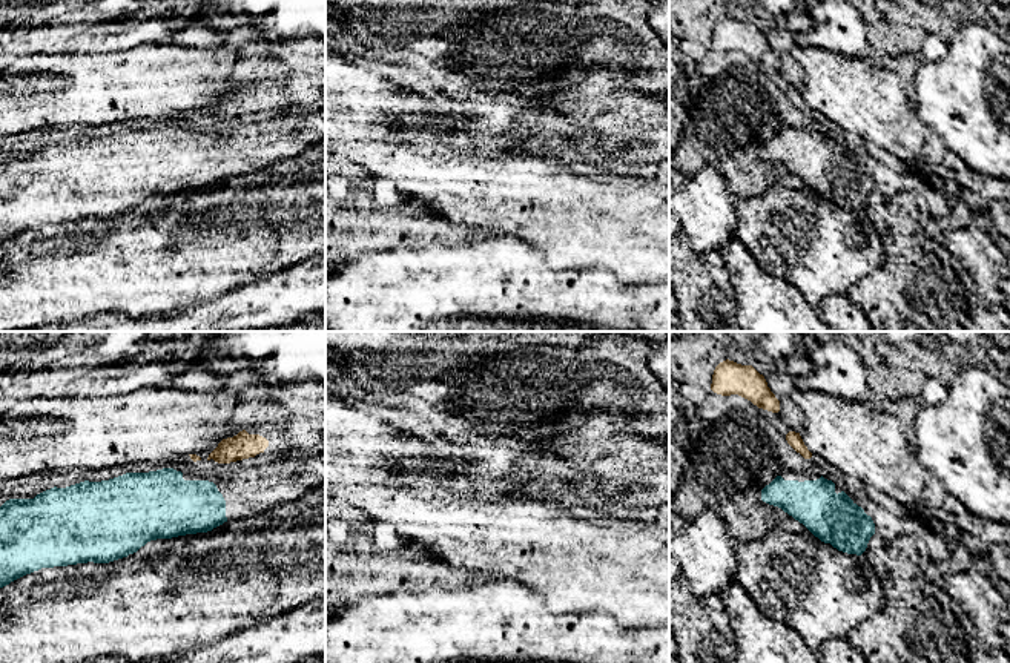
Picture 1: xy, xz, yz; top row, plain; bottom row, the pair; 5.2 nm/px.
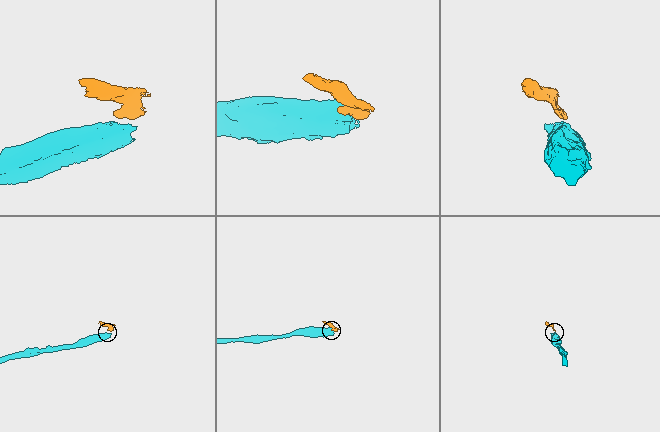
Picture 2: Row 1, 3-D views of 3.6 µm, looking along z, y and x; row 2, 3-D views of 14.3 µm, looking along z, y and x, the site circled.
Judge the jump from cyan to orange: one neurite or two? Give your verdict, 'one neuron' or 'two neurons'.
two neurons

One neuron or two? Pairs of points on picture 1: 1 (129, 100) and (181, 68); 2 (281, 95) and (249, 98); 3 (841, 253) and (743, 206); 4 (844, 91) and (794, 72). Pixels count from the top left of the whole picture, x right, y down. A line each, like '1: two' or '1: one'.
1: one
2: one
3: one
4: two

